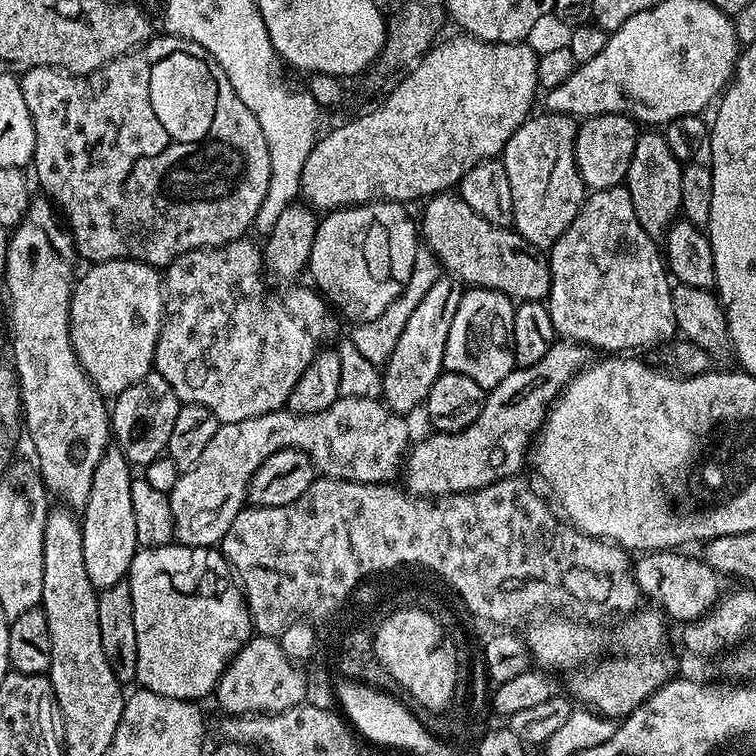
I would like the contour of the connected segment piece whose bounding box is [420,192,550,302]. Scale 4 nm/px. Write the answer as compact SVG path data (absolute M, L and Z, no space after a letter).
M436 193L424 206L420 217L421 237L449 275L468 286L496 289L516 302L543 301L547 297L550 266L541 249L528 244L511 227L487 222L457 193Z

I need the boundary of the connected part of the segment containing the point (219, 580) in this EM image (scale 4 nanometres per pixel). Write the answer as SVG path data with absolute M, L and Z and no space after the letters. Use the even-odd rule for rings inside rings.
M175 542L163 544L161 548L140 548L128 568L126 582L134 598L134 634L138 638L136 680L139 687L166 698L193 702L200 702L203 696L211 697L230 661L254 635L248 603L224 553L215 547L191 548Z

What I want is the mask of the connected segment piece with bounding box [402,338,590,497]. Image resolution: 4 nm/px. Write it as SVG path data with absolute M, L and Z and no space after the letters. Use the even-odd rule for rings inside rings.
M557 339L550 350L546 350L546 358L542 358L539 362L534 362L534 366L526 366L525 368L515 367L510 374L506 374L506 378L502 378L502 382L498 382L498 386L494 386L484 397L484 405L478 414L478 418L474 418L474 422L470 422L470 426L466 426L461 432L438 432L433 431L432 436L428 436L425 440L420 440L411 445L410 451L406 457L406 463L402 469L402 480L405 480L407 491L418 496L449 496L455 492L473 492L479 488L490 486L494 482L504 480L508 476L515 476L523 473L524 460L529 459L530 449L533 447L534 441L537 439L540 428L544 424L544 419L548 417L548 409L560 397L566 385L569 384L580 371L588 367L590 363L589 349L585 345L577 344L575 340Z

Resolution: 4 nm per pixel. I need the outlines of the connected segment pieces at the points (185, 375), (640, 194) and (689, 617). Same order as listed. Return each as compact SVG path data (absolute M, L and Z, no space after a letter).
M248 239L232 240L230 243L220 244L216 248L195 248L189 252L183 252L181 256L172 259L172 263L167 265L162 276L164 282L164 321L160 327L158 342L156 343L155 371L160 372L162 378L166 378L166 382L170 382L174 394L180 401L185 404L206 406L218 417L221 424L242 422L242 418L254 418L258 414L281 411L287 405L290 394L294 390L298 378L302 378L306 366L310 366L310 362L315 358L317 352L321 351L322 346L327 345L324 343L336 336L337 313L333 311L328 301L315 287L292 288L296 286L288 286L281 291L285 291L281 296L271 296L264 289L264 280L266 281L264 253L259 243L256 245L254 241Z
M644 130L637 135L632 161L628 167L626 187L630 202L634 202L634 214L642 222L642 230L653 238L663 237L672 221L681 215L682 164L670 150L663 134L656 130Z
M665 550L641 555L635 561L634 575L641 593L647 599L649 596L649 601L659 606L665 617L691 622L705 616L718 603L725 591L725 581L699 555L687 556L684 552L687 551Z

